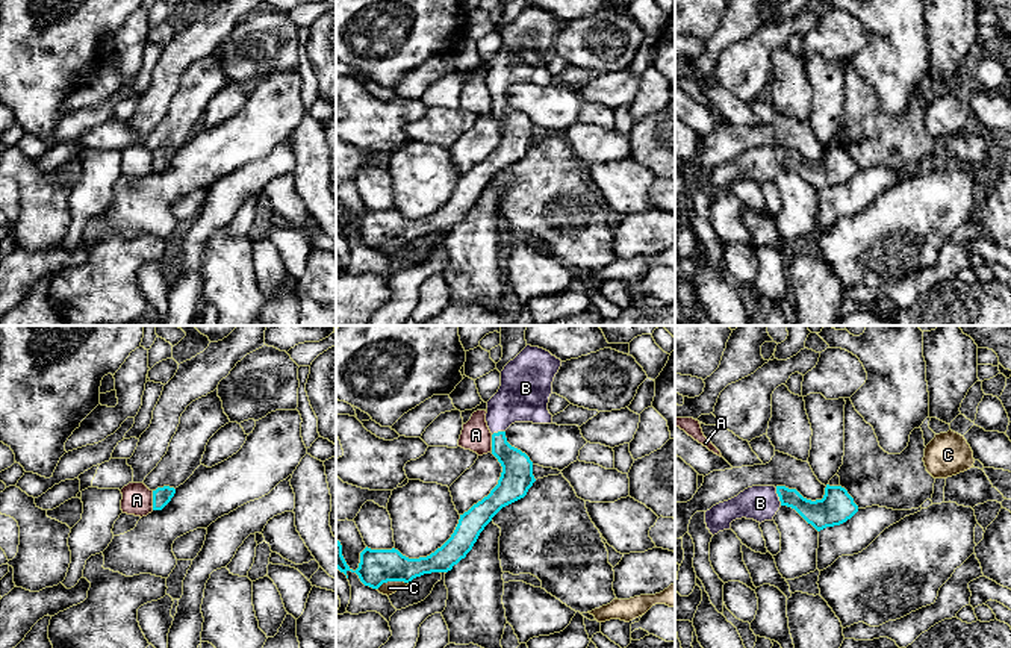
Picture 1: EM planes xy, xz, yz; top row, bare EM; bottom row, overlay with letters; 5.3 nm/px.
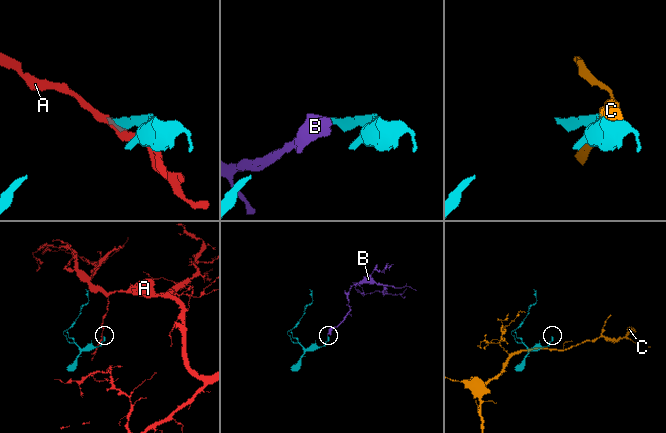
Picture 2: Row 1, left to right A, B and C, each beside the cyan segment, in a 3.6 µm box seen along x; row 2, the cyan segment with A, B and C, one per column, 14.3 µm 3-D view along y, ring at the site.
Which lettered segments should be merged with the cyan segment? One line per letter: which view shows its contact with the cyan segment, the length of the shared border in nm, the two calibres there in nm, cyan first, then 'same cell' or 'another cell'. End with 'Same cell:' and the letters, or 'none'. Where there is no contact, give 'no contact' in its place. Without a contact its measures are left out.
A: meets cyan in xy; contact 100 nm long; 100 nm thick on the cyan side, 160 nm on the other; another cell
B: meets cyan in yz; contact 100 nm long; 160 nm thick on the cyan side, 190 nm on the other; same cell
C: meets cyan in xz; contact 170 nm long; 190 nm thick on the cyan side, 70 nm on the other; another cell
Same cell: B

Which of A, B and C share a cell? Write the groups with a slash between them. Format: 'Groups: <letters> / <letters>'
Groups: A / B / C

